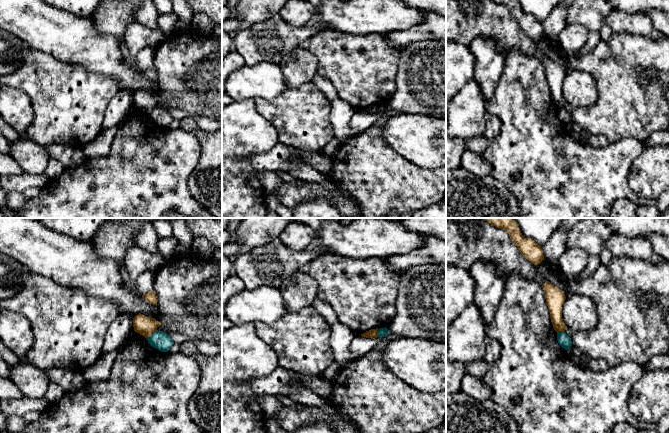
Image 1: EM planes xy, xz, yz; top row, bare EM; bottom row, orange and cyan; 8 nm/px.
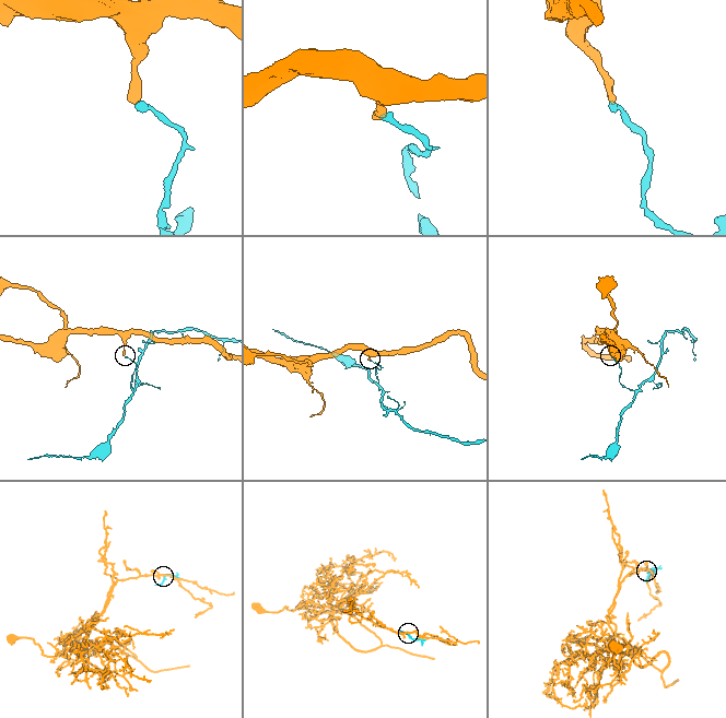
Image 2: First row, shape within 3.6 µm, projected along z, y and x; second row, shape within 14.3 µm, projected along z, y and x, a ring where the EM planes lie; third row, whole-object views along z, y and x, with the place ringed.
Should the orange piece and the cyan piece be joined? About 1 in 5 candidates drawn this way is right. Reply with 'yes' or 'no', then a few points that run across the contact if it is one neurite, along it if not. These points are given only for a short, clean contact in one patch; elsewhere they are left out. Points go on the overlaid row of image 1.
no; line xy (157, 330), (146, 338)

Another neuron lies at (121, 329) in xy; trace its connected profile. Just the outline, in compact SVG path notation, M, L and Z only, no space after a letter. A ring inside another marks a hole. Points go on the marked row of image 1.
M120 312L105 334L102 348L103 354L123 347L131 337L133 331L133 317Z

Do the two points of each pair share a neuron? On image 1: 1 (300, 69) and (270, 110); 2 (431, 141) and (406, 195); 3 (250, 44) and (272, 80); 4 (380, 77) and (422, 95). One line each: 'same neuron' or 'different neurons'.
1: different neurons
2: different neurons
3: different neurons
4: different neurons

